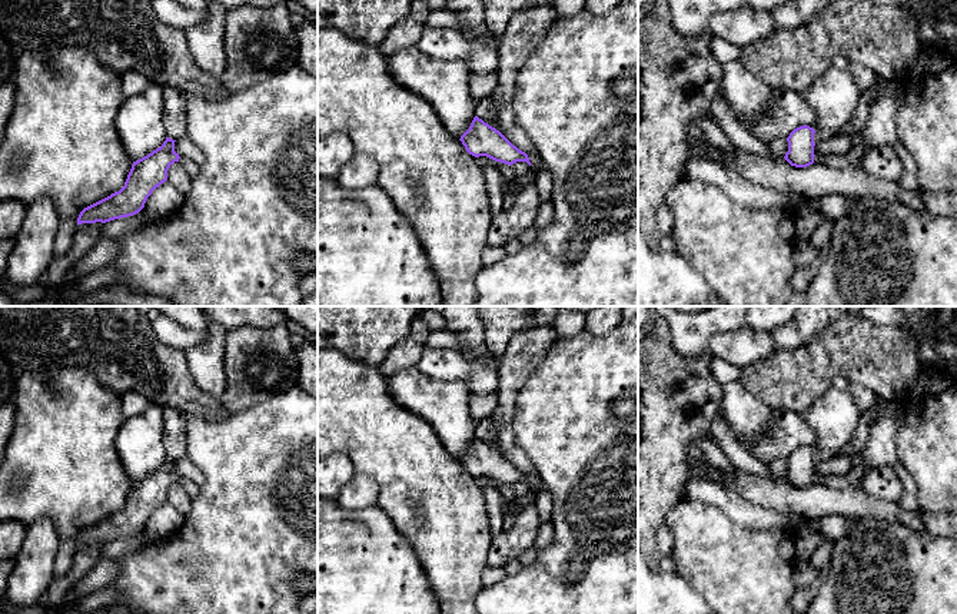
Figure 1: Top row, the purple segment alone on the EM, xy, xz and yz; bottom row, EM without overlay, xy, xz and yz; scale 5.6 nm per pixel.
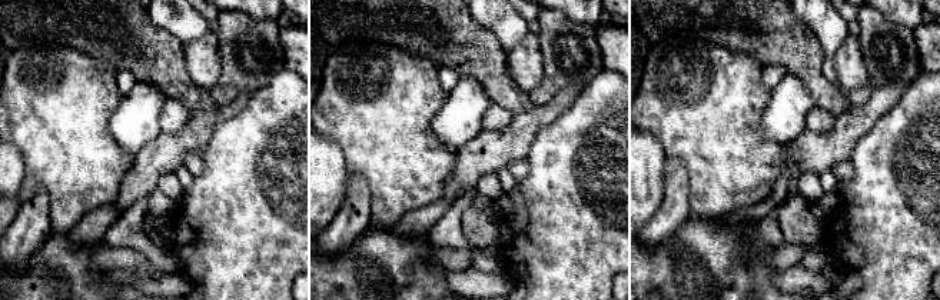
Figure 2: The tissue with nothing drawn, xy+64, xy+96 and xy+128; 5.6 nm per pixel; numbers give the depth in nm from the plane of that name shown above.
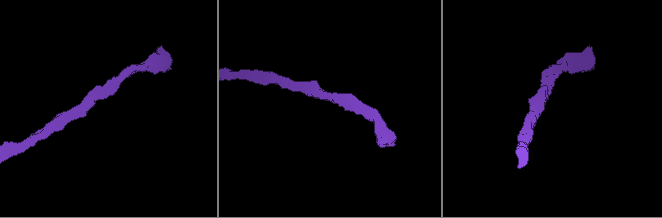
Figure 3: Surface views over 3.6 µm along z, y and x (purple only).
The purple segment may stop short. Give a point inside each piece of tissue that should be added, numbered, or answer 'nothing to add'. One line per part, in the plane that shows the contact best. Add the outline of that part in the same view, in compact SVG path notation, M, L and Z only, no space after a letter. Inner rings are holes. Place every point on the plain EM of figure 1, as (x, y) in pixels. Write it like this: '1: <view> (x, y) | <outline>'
nothing to add

